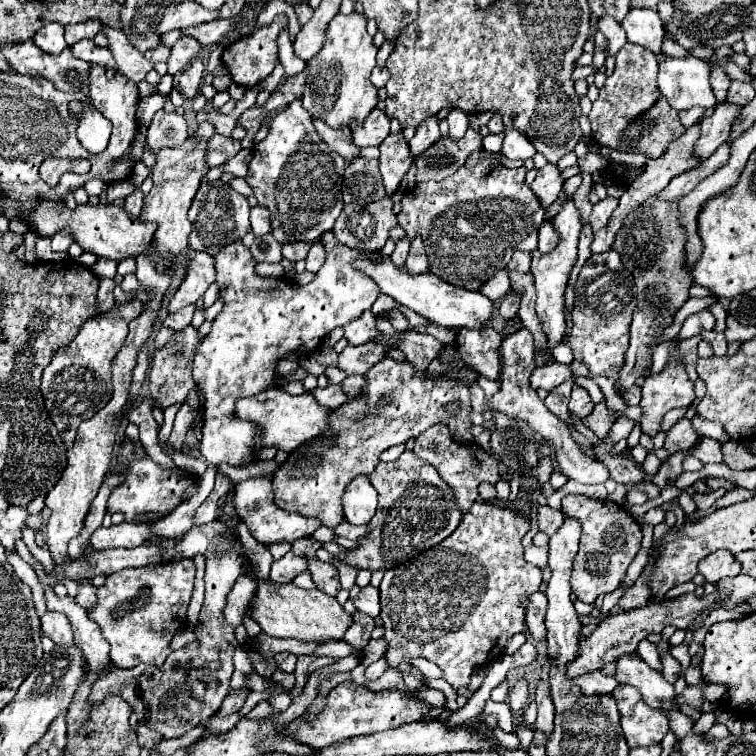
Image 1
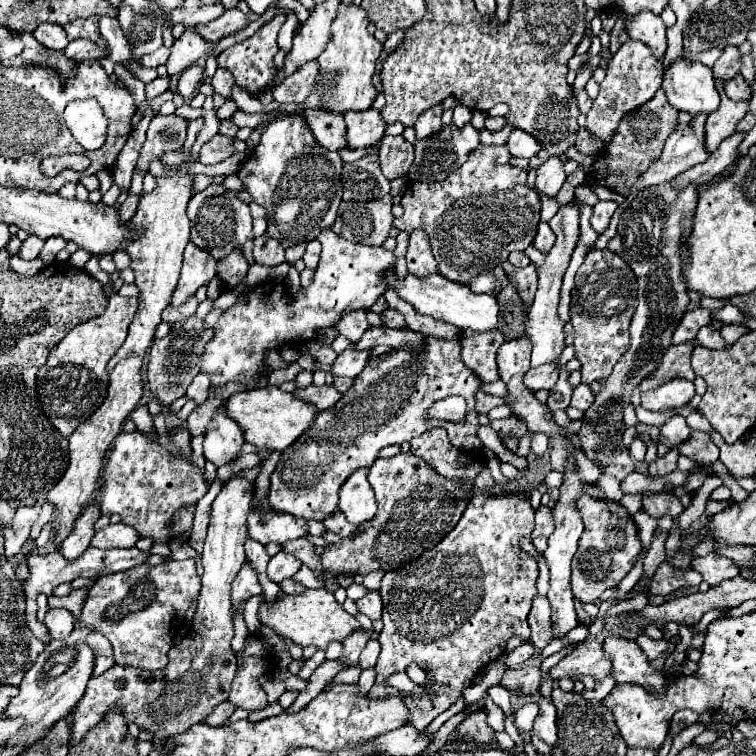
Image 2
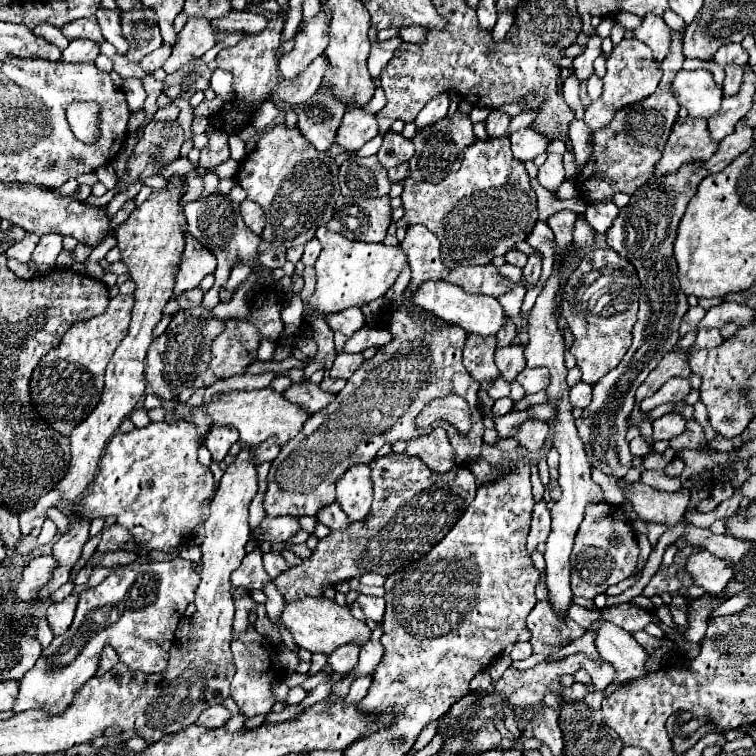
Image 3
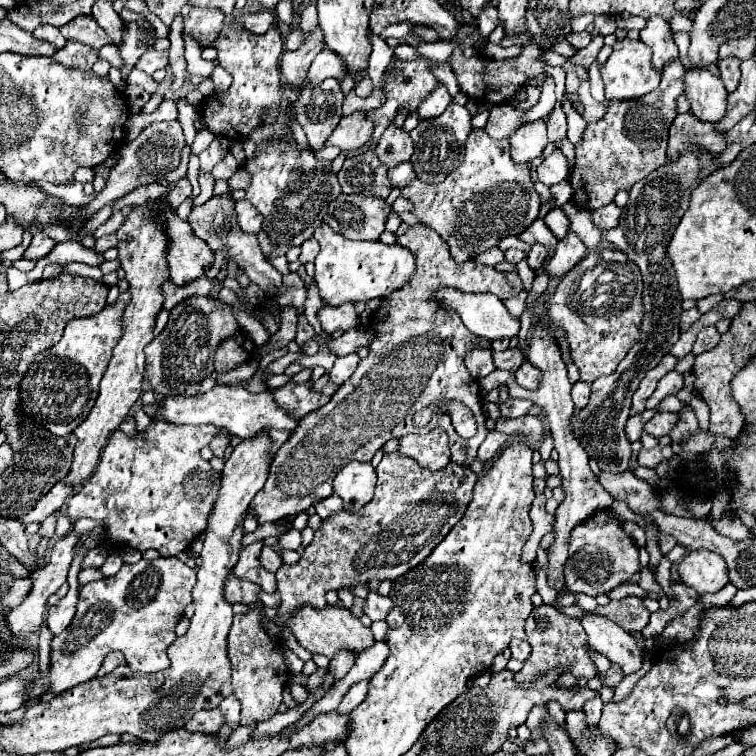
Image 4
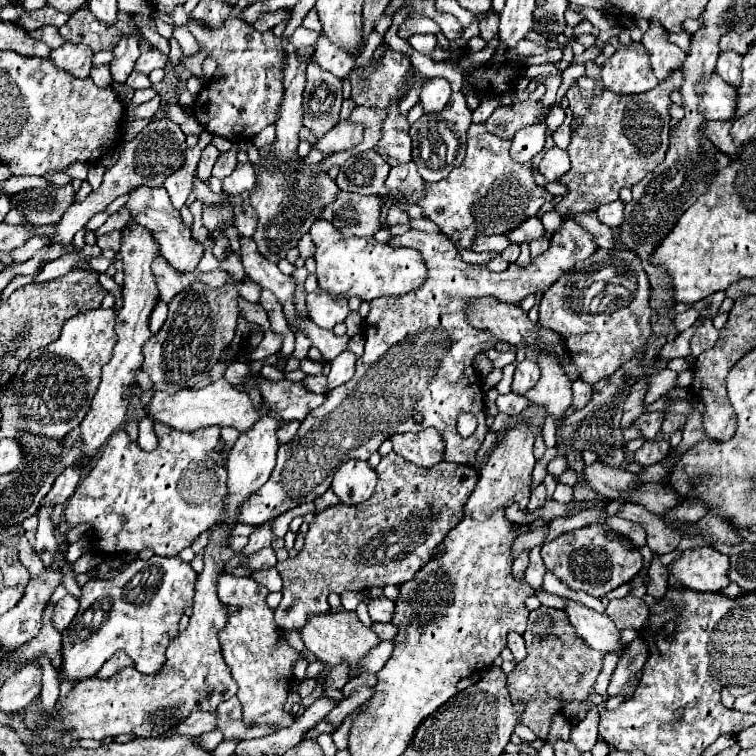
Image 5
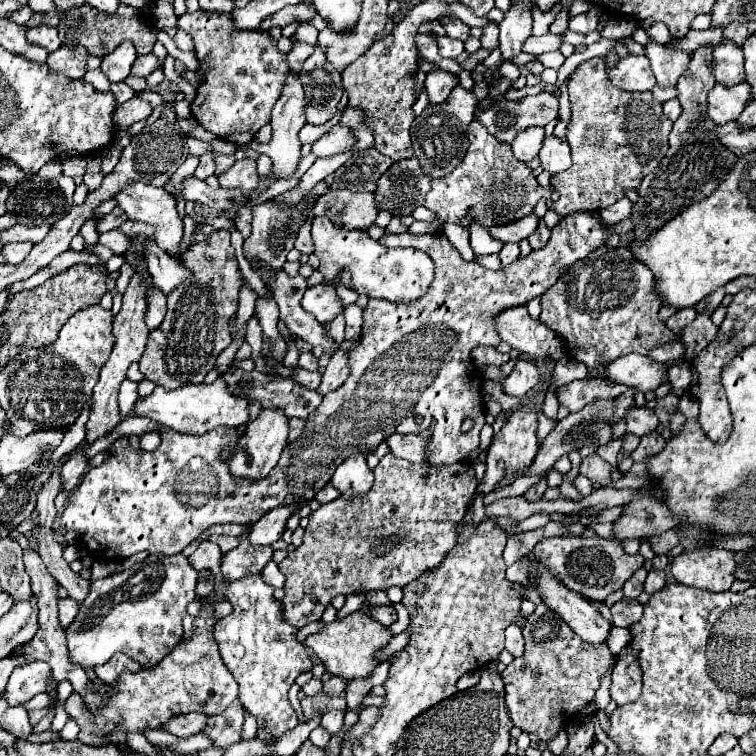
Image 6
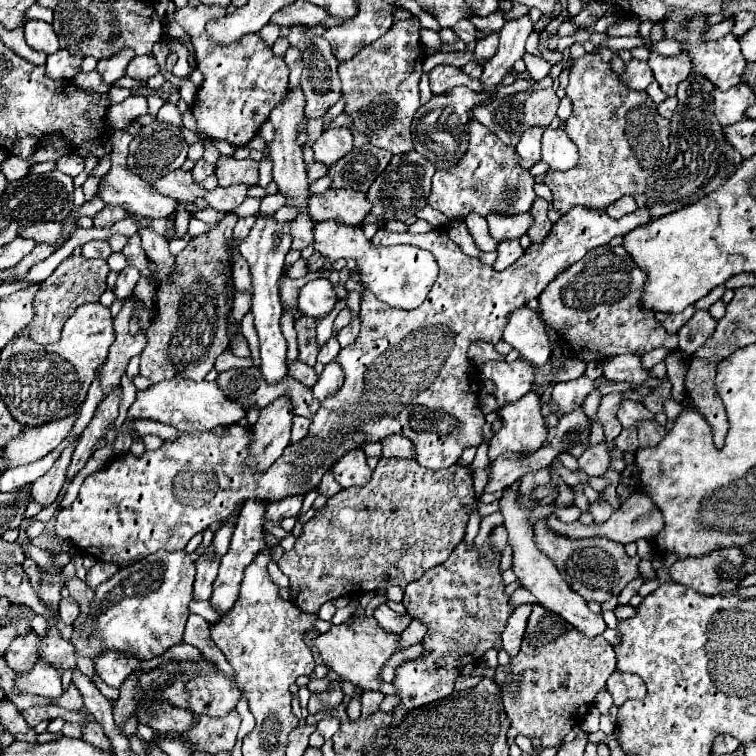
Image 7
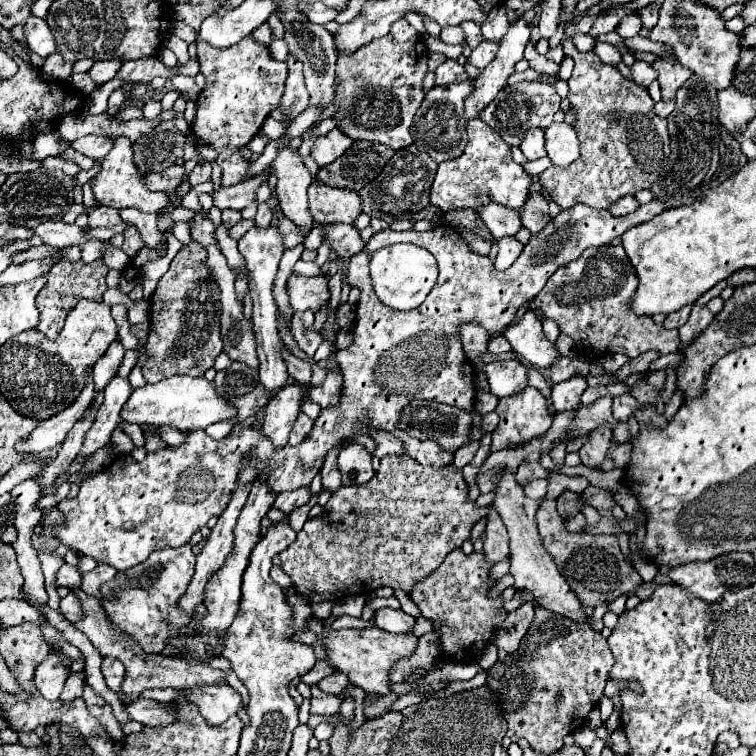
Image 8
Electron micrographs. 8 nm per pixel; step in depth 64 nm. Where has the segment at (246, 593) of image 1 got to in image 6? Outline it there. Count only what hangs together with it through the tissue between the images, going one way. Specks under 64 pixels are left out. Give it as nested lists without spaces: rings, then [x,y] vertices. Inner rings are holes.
[[[282,506],[278,510],[270,510],[262,520],[258,520],[250,530],[250,542],[254,546],[270,546],[280,540],[284,532],[284,524],[292,514],[292,506]],[[270,561],[261,571],[262,580],[266,580],[270,586],[274,588],[283,588],[285,578],[280,572],[278,565],[274,561]]]

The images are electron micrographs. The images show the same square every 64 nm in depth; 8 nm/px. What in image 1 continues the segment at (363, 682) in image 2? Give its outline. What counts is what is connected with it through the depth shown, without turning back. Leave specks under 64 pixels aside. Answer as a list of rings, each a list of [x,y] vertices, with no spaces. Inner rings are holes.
[[[380,658],[378,662],[374,662],[374,664],[370,664],[368,668],[366,668],[366,676],[368,676],[368,680],[376,680],[376,678],[380,678],[384,672],[386,672],[386,658]]]

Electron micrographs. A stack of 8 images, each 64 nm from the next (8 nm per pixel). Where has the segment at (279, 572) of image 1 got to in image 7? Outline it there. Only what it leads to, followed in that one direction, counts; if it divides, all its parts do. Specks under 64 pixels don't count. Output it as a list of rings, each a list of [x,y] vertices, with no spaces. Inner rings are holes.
[[[246,502],[240,516],[238,516],[238,522],[236,522],[236,528],[234,528],[234,536],[232,536],[232,542],[230,542],[230,550],[222,556],[220,560],[220,570],[218,570],[218,578],[214,582],[214,592],[212,592],[212,606],[222,610],[222,612],[228,612],[232,606],[234,606],[234,600],[238,598],[238,584],[242,582],[242,576],[244,576],[244,570],[246,566],[250,566],[250,562],[254,562],[254,558],[266,550],[266,542],[264,542],[264,536],[262,536],[262,516],[264,516],[264,510],[266,506],[262,506],[262,502]]]

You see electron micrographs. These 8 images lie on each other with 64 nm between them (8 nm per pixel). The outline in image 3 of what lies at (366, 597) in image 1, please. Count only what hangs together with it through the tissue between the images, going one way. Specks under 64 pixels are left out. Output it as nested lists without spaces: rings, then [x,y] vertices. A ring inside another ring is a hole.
[[[358,596],[358,604],[368,620],[382,622],[384,616],[384,598],[378,596]]]

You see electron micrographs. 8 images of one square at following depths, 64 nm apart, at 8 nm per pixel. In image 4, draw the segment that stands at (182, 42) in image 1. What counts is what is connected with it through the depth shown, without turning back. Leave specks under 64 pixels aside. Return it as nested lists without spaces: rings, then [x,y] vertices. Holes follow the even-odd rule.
[[[192,8],[184,18],[184,34],[192,36],[200,48],[212,46],[224,26],[224,14],[208,8]]]

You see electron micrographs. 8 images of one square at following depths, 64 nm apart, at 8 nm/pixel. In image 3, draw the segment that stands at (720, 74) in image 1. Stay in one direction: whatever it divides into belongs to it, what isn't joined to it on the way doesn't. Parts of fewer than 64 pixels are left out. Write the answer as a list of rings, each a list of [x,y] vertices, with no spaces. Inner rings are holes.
[[[726,44],[726,46],[722,46],[722,48],[716,52],[714,62],[720,64],[720,66],[726,66],[726,64],[744,66],[744,64],[748,62],[748,54],[742,50],[740,44]]]

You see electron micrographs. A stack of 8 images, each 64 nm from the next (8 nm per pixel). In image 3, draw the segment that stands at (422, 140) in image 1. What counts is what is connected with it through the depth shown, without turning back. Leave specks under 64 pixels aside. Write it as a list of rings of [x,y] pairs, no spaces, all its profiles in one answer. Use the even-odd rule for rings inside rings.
[[[440,94],[440,96],[436,96],[434,100],[430,100],[422,110],[420,110],[420,114],[416,116],[416,130],[420,132],[420,130],[424,130],[424,128],[428,128],[430,124],[434,124],[434,122],[440,122],[444,116],[446,116],[446,112],[448,112],[448,94]]]

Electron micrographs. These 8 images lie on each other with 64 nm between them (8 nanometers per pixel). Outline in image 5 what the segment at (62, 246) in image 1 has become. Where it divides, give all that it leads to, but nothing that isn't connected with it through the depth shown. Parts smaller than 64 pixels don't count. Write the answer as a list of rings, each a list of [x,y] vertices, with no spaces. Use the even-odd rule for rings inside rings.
[[[34,236],[22,248],[12,250],[12,258],[14,258],[14,262],[26,262],[26,260],[30,260],[46,244],[48,244],[48,238],[46,236]]]

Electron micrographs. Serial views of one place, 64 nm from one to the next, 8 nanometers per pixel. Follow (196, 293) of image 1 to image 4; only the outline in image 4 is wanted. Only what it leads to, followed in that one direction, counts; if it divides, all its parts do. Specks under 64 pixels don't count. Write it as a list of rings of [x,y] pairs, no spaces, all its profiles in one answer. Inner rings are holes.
[[[166,206],[164,216],[166,234],[170,238],[168,250],[168,264],[170,264],[170,278],[176,286],[186,286],[200,276],[204,276],[206,268],[214,264],[214,252],[206,242],[194,236],[188,222],[180,220],[176,212]]]

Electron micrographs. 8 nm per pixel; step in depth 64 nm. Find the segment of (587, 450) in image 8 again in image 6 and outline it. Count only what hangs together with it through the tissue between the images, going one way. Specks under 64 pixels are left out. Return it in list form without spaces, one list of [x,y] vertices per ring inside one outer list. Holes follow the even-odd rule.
[[[596,454],[588,456],[582,460],[580,464],[580,474],[584,474],[586,478],[590,478],[592,484],[600,484],[602,488],[604,486],[612,486],[612,466],[608,462],[604,462],[602,458],[598,458]]]

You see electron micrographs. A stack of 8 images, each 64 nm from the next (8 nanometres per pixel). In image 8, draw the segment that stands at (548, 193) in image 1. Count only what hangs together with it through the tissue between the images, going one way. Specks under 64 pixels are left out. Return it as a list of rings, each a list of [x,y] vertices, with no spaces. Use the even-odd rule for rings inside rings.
[[[560,122],[560,124],[550,124],[546,130],[544,130],[544,148],[546,148],[546,156],[550,158],[550,162],[554,166],[570,166],[580,150],[578,150],[578,138],[576,138],[576,132],[570,124],[566,122]]]

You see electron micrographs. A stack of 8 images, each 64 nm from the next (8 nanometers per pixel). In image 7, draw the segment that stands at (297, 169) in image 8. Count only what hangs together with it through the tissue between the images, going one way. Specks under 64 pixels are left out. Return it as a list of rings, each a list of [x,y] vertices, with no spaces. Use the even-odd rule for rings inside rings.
[[[290,88],[286,98],[270,112],[270,122],[276,130],[276,136],[270,144],[266,144],[266,152],[274,162],[274,182],[278,184],[278,190],[286,194],[288,206],[296,206],[300,210],[304,210],[308,202],[308,180],[306,180],[306,166],[302,160],[302,146],[296,144],[298,126],[302,120],[304,120],[304,94],[300,88]]]

